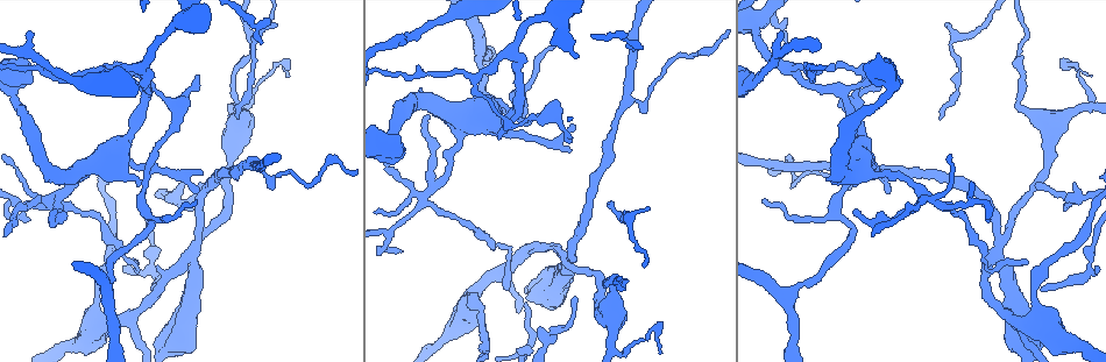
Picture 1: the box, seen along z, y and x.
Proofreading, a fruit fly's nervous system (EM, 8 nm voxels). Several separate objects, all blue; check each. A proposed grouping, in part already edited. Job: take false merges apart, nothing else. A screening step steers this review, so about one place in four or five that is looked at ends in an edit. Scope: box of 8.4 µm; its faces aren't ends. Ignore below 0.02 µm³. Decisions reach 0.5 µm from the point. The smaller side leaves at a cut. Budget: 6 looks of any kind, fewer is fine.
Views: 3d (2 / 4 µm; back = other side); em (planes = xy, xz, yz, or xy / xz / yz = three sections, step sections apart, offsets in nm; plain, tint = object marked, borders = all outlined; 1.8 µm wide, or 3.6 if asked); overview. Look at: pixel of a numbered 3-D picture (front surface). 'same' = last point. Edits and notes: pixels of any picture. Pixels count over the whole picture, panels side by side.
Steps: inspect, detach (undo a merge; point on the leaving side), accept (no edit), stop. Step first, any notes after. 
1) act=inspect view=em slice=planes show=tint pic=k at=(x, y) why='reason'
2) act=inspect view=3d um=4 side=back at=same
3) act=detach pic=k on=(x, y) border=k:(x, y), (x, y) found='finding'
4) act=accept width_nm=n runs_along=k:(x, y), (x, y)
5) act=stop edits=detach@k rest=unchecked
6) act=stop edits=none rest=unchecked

act=inspect view=3d um=2 side=back pic=1 at=(235, 104) why='thick turns thin'

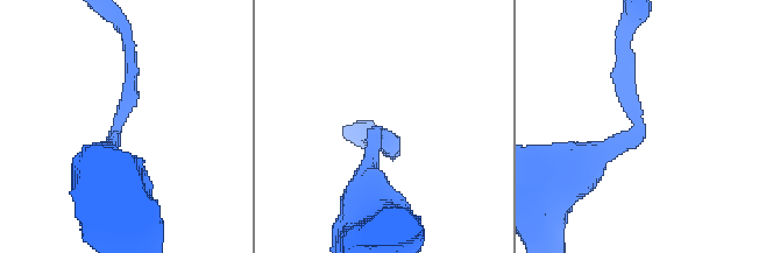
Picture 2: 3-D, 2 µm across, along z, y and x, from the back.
act=inspect view=em slice=xy step=8 show=tint pic=2 at=(376, 145) why='now the EM'

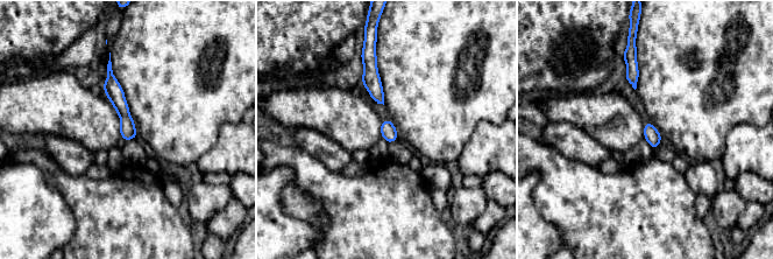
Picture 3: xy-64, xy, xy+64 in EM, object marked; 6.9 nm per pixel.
act=inspect view=em slice=planes show=tint at=same why='another direction'

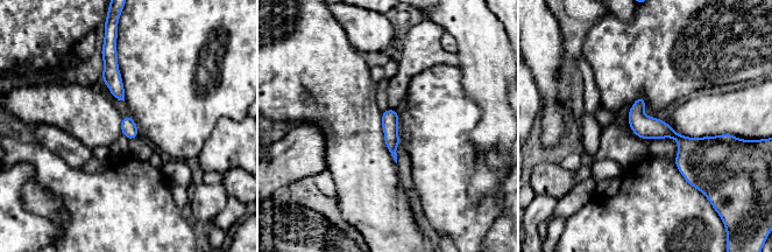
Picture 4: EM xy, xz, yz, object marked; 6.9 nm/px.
act=accept found='one neuron here'

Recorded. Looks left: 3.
act=inspect view=em slice=yz step=16 show=borders pic=1 at=(935, 200) why='four arms meet'

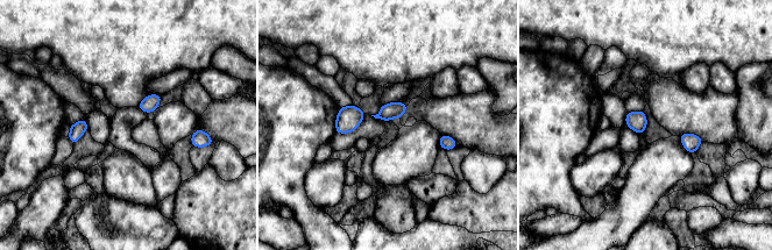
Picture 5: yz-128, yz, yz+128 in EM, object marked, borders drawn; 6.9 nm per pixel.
act=inspect view=em slice=planes show=borders at=same why='another direction'

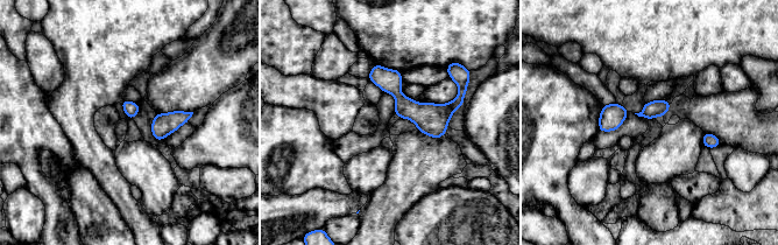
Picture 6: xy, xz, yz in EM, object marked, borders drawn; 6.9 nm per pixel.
act=accept runs_along=6:(372, 75), (414, 111), (458, 104) found='continuous, no second neuron'

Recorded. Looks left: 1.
act=inspect view=em slice=planes show=tint pic=1 at=(476, 290) why='thin neck'

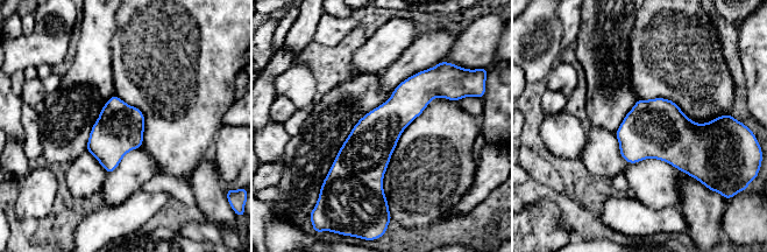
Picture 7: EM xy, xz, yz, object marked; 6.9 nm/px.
act=accept runs_along=7:(424, 74), (374, 138), (376, 198) found='one neuron here'

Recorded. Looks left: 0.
act=stop edits=none rest=unchecked

